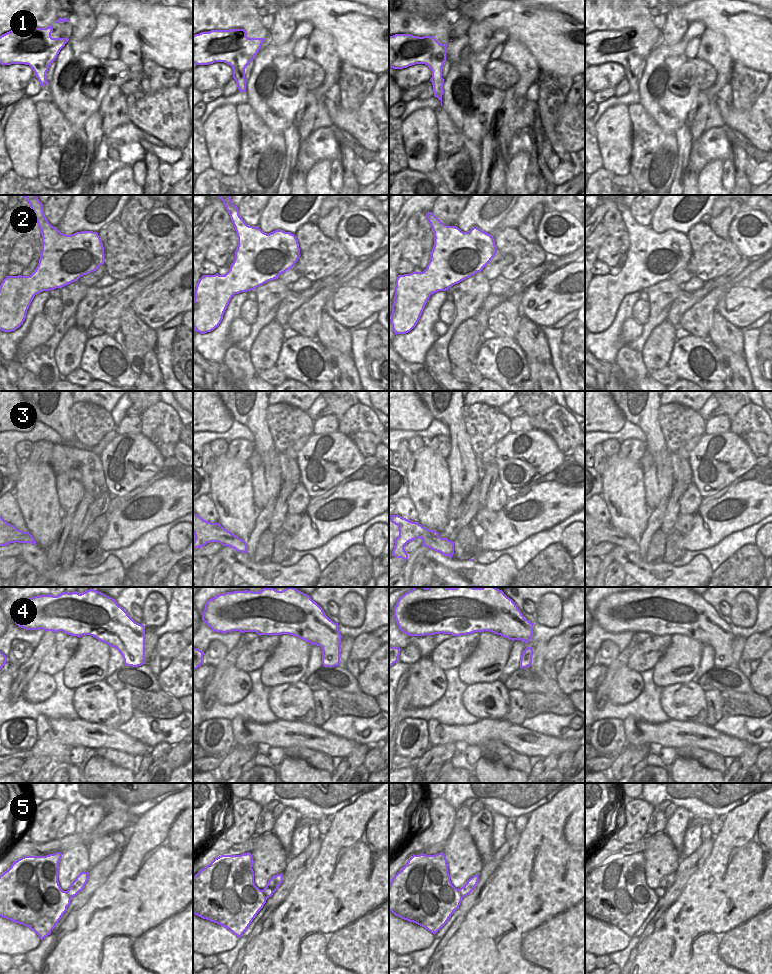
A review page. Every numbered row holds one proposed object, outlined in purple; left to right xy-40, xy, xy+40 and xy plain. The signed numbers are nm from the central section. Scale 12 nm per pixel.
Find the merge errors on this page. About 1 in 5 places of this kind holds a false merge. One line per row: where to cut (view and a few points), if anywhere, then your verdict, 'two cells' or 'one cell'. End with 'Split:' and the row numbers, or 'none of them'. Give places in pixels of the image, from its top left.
1: cut in xy+40 along (442, 78), (439, 85), (433, 89); two cells
2: no cut; one cell
3: no cut; one cell
4: no cut; one cell
5: cut in xy+40 along (458, 889), (462, 897); two cells
Split: 1, 5

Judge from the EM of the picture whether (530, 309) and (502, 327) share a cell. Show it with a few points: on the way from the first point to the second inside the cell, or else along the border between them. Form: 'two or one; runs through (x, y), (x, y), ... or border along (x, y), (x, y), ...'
two; border along (523, 294), (520, 310)

